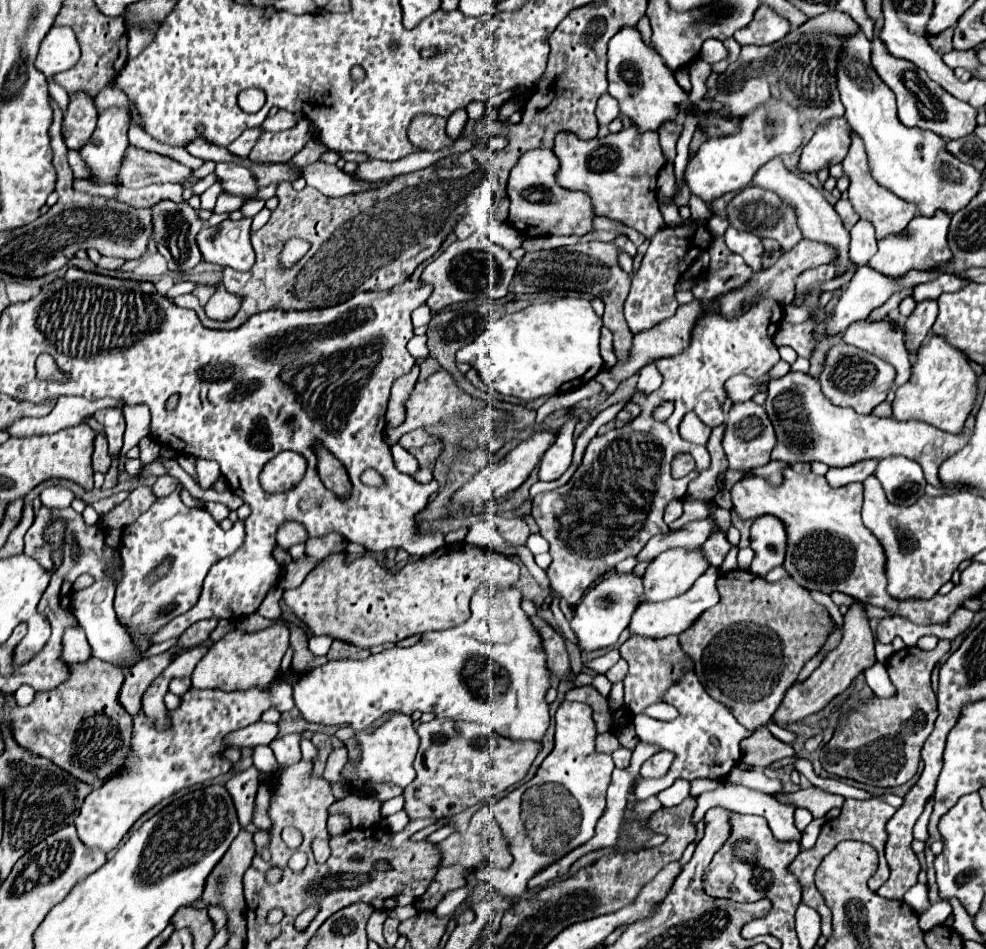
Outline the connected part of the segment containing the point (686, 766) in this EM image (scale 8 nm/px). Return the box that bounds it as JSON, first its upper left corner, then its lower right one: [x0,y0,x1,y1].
[632,671,752,801]

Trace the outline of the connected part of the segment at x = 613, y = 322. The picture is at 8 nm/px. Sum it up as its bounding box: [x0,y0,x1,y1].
[512,243,632,361]

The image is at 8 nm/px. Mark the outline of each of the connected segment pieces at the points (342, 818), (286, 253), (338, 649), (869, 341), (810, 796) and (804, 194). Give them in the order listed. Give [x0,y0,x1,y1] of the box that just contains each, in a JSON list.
[[327,814,350,836],[280,237,310,269],[326,641,368,659],[842,319,910,387],[778,787,844,819],[752,157,854,269]]

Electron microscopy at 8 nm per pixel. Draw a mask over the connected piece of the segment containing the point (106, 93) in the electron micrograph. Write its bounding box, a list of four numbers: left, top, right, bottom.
[96,83,128,111]

